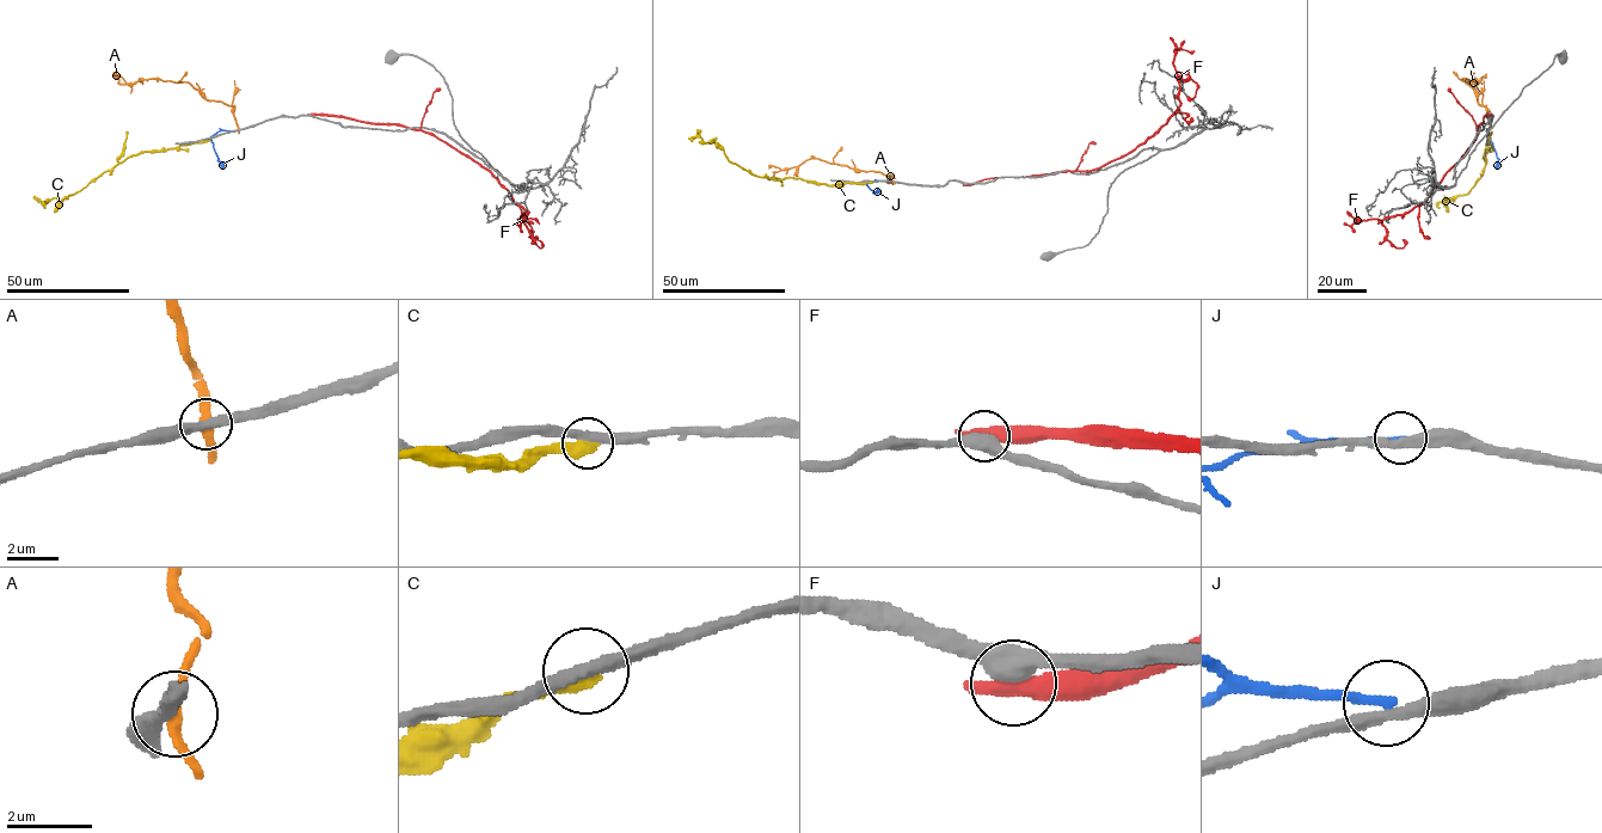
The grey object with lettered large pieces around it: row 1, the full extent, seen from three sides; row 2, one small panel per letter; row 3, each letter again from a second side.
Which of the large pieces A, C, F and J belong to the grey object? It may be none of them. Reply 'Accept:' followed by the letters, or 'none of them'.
Accept: none of them

